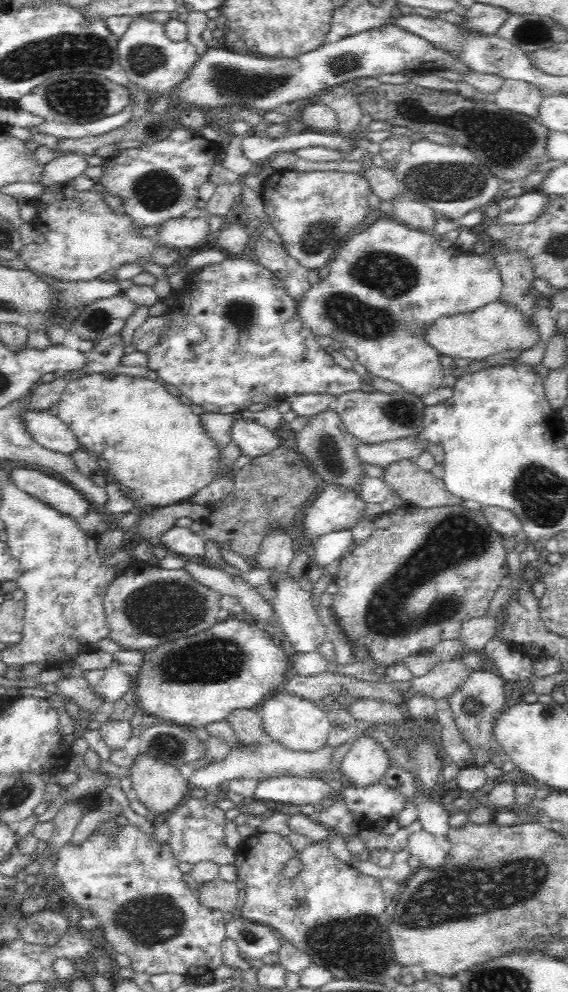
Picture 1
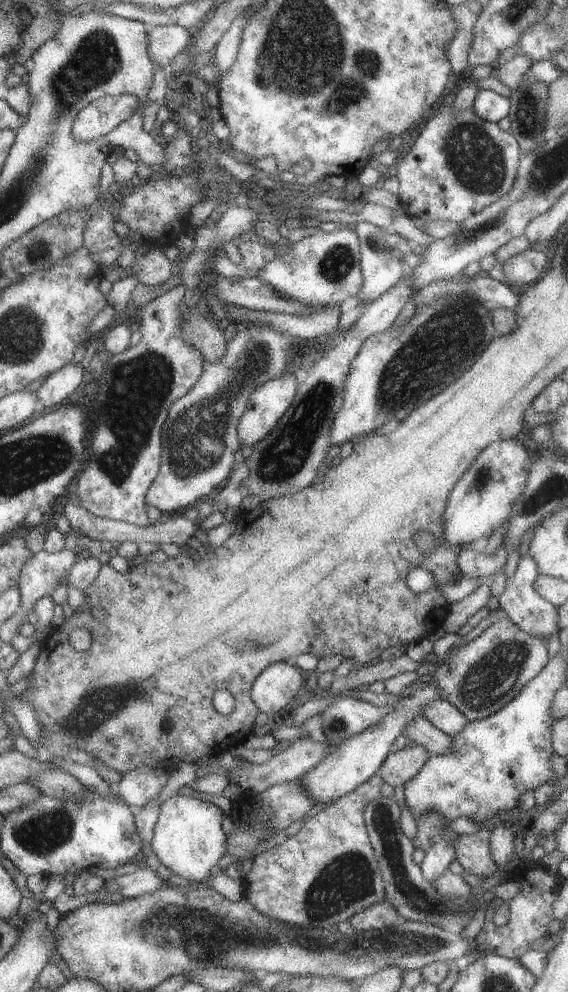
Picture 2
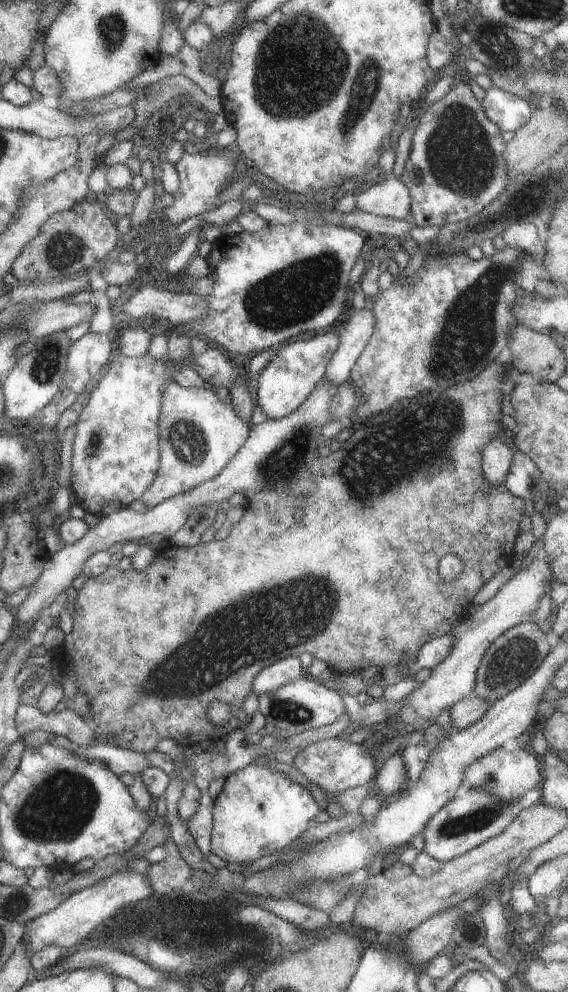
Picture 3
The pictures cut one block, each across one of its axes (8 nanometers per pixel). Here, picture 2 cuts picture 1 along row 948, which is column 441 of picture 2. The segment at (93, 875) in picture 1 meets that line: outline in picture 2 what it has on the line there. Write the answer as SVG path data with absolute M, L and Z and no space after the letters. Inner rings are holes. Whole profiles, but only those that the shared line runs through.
M451 102L447 108L443 108L437 116L427 120L417 128L417 136L407 150L407 154L401 158L399 164L395 164L395 180L399 182L399 202L401 210L409 218L421 218L425 222L455 222L461 224L475 212L483 210L485 206L497 202L501 196L505 196L513 184L515 184L515 172L519 164L519 144L509 132L501 132L493 122L487 122L473 114L471 108L453 114Z

